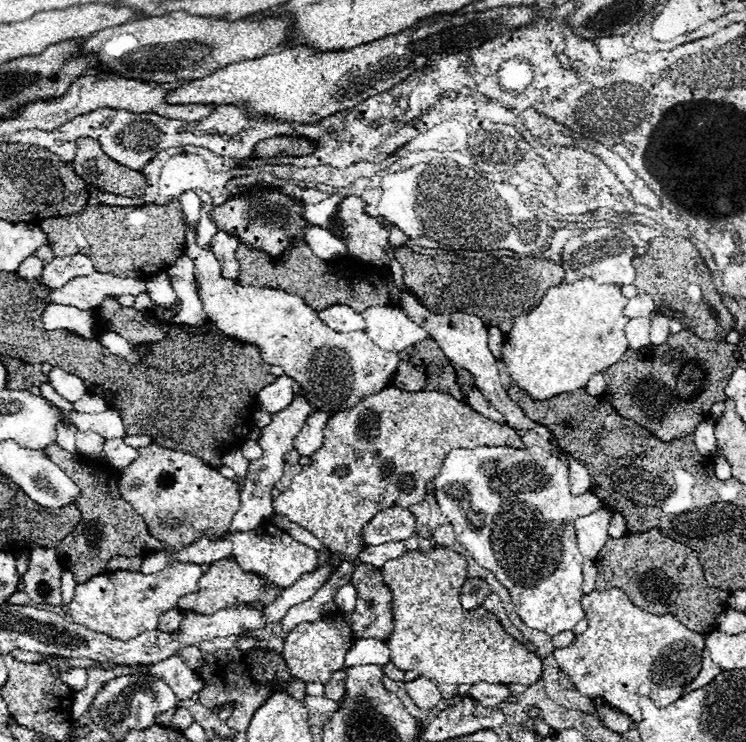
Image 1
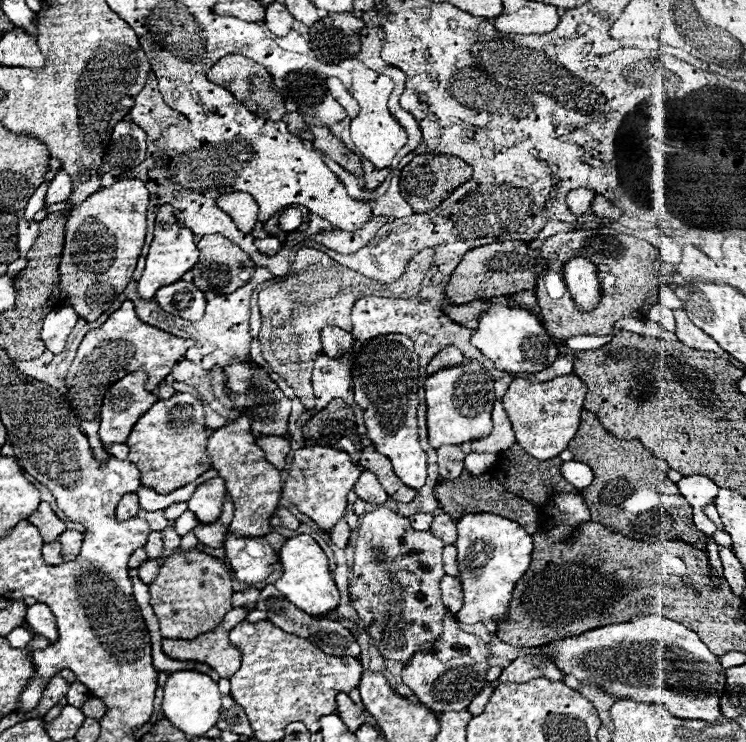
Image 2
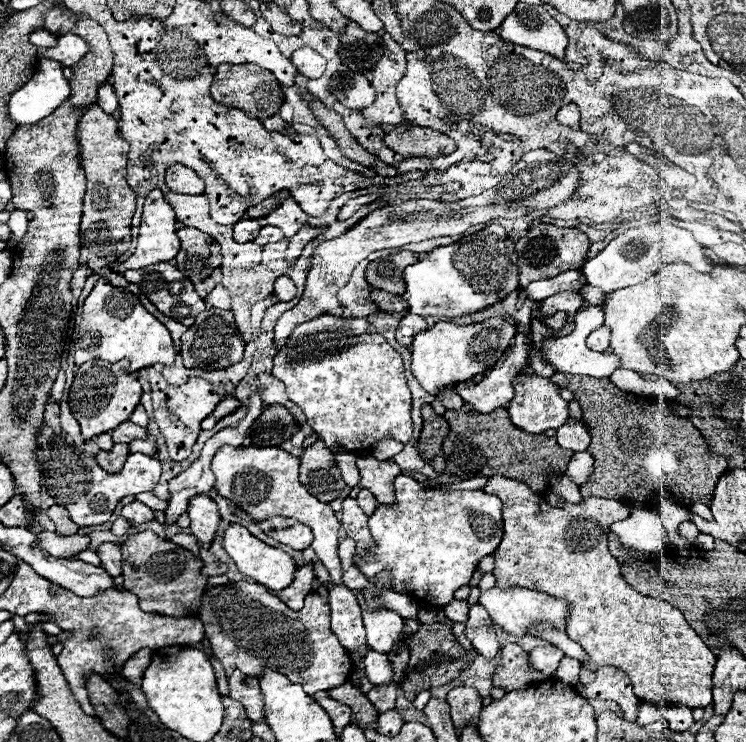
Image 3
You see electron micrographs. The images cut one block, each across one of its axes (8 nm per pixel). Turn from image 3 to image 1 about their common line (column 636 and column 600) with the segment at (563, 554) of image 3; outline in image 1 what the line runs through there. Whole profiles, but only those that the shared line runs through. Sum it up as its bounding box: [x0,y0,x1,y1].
[554,588,702,722]

